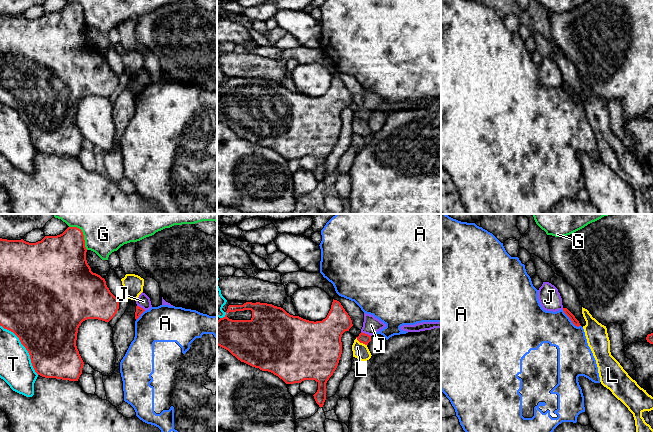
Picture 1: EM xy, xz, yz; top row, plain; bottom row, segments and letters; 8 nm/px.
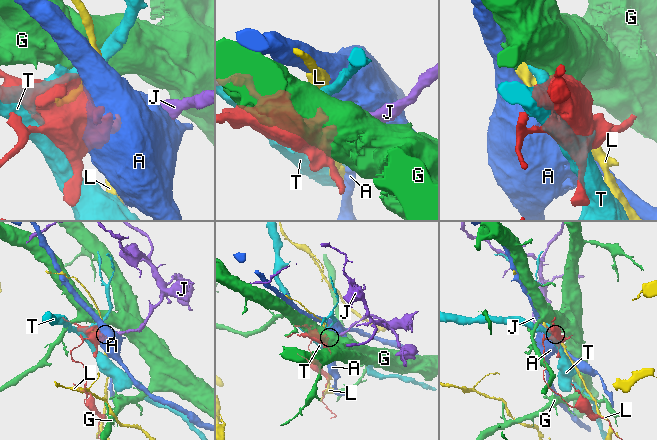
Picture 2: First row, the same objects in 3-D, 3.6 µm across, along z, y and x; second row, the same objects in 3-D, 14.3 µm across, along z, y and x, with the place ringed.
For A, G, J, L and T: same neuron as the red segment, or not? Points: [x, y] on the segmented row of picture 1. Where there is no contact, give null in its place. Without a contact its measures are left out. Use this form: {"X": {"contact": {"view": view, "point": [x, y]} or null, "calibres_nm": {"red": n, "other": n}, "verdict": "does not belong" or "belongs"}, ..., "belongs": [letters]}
{"A": {"contact": {"view": "yz", "point": [570, 319]}, "calibres_nm": {"red": 50, "other": 280}, "verdict": "does not belong"}, "G": {"contact": {"view": "xy", "point": [82, 234]}, "calibres_nm": {"red": 380, "other": 480}, "verdict": "does not belong"}, "J": {"contact": {"view": "xz", "point": [366, 334]}, "calibres_nm": {"red": 80, "other": 140}, "verdict": "belongs"}, "L": {"contact": {"view": "xz", "point": [361, 342]}, "calibres_nm": {"red": 80, "other": 130}, "verdict": "does not belong"}, "T": {"contact": {"view": "xy", "point": [24, 346]}, "calibres_nm": {"red": 500, "other": 260}, "verdict": "does not belong"}, "belongs": ["J"]}

